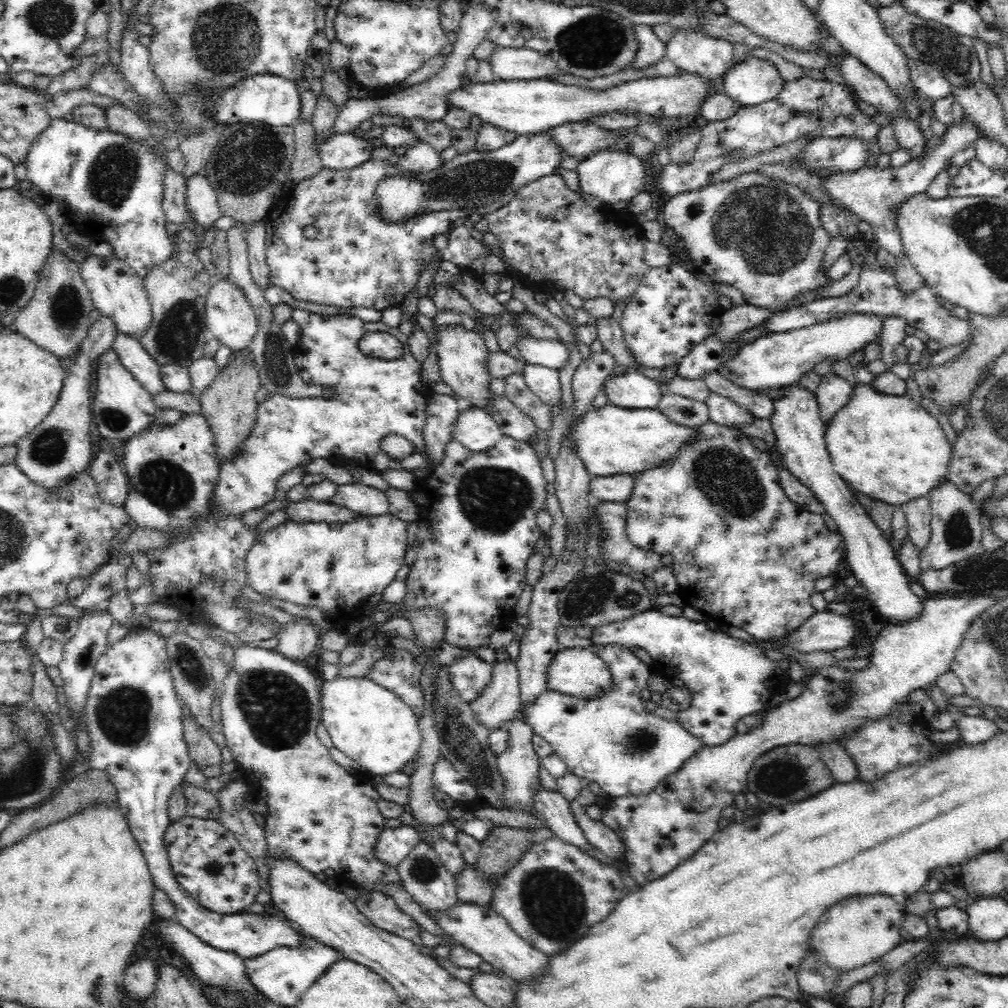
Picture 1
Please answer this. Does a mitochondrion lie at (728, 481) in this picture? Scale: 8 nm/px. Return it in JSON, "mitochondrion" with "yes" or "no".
{"mitochondrion":"yes"}

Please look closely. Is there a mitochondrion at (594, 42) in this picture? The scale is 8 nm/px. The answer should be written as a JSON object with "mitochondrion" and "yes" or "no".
{"mitochondrion":"yes"}

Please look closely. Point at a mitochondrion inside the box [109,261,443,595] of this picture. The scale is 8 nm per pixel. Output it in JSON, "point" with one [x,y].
{"point":[168,486]}

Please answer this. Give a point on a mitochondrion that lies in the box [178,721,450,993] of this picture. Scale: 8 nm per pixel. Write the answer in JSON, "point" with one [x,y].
{"point":[424,870]}

